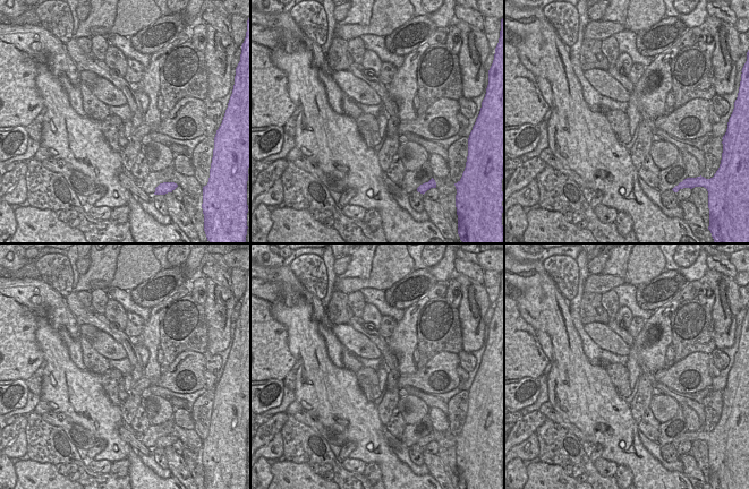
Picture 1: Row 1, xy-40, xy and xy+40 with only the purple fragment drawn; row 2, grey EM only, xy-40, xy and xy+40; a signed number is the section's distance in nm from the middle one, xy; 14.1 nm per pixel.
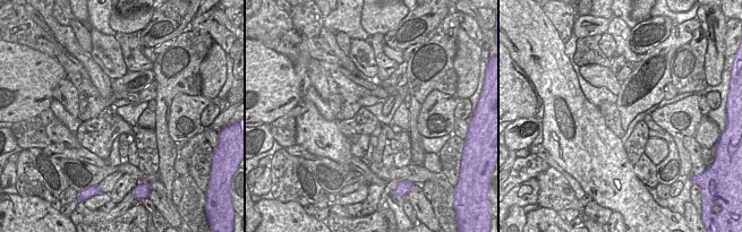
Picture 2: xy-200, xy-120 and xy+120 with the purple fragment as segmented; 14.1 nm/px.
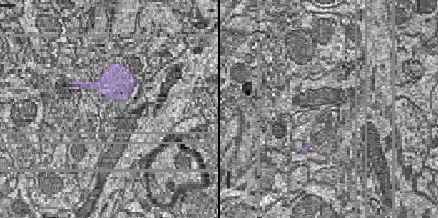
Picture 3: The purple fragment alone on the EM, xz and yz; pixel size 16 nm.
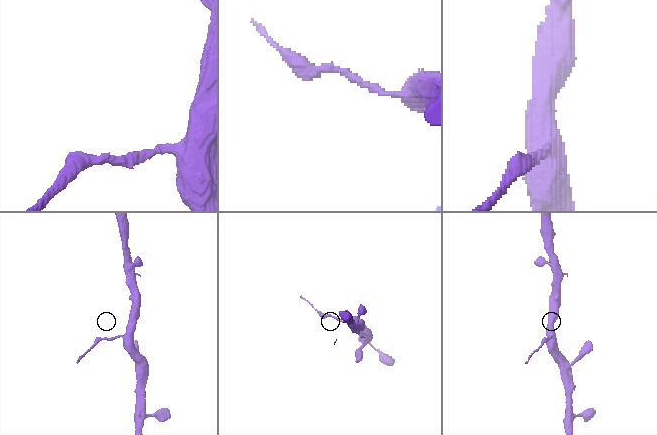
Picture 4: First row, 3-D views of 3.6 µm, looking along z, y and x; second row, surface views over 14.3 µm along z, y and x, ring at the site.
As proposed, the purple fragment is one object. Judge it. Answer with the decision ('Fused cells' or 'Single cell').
Fused cells.

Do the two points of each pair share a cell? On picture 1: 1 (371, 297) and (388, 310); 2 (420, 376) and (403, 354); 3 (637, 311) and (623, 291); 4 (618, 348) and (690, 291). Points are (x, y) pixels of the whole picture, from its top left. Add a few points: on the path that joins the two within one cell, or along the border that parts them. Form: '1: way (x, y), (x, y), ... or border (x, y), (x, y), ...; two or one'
1: way (375, 298), (383, 306); one
2: border (417, 369), (413, 372), (402, 372), (400, 375); two
3: way (633, 307), (627, 296); one
4: border (630, 346), (630, 352), (627, 355); two

